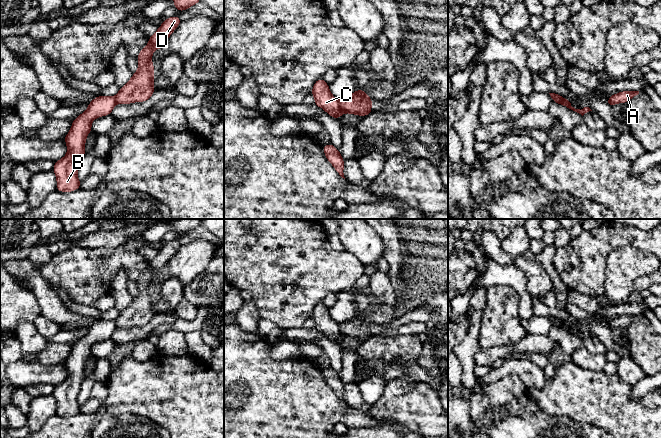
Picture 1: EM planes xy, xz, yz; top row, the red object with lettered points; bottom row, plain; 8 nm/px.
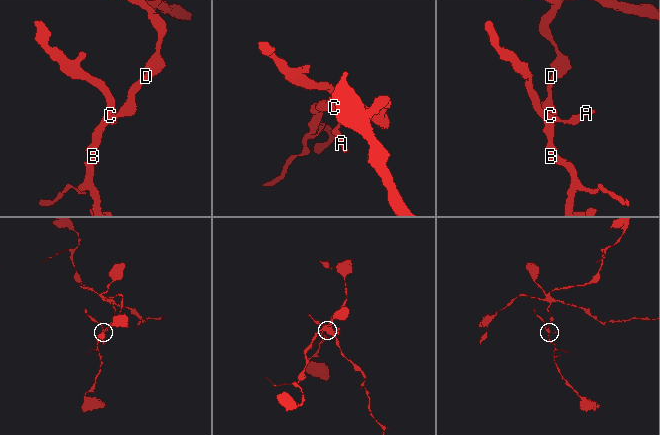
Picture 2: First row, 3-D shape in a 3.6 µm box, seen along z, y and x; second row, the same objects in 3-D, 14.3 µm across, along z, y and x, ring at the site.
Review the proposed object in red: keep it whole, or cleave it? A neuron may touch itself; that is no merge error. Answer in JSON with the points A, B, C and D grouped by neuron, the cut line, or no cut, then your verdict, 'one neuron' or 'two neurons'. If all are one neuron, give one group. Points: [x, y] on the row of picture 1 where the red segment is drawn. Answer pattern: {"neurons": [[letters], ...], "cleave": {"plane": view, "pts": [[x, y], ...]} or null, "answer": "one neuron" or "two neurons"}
{"neurons": [["A", "B", "C"], ["D"]], "cleave": {"plane": "xz", "pts": [[338, 100], [342, 112]]}, "answer": "two neurons"}

